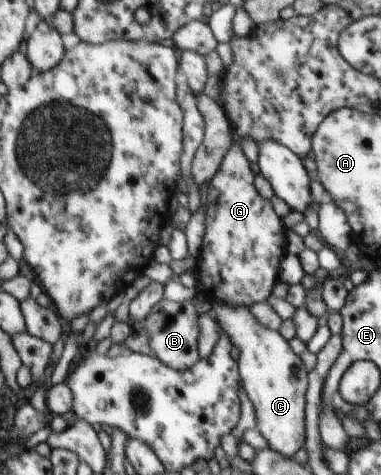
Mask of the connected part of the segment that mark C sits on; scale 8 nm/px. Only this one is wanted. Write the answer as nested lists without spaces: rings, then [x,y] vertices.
[[[215,302],[212,307],[222,329],[231,339],[231,345],[239,351],[239,377],[244,394],[254,407],[256,430],[266,439],[269,449],[291,458],[304,444],[303,407],[308,381],[301,359],[289,349],[277,330],[260,324],[249,307],[227,302]]]

